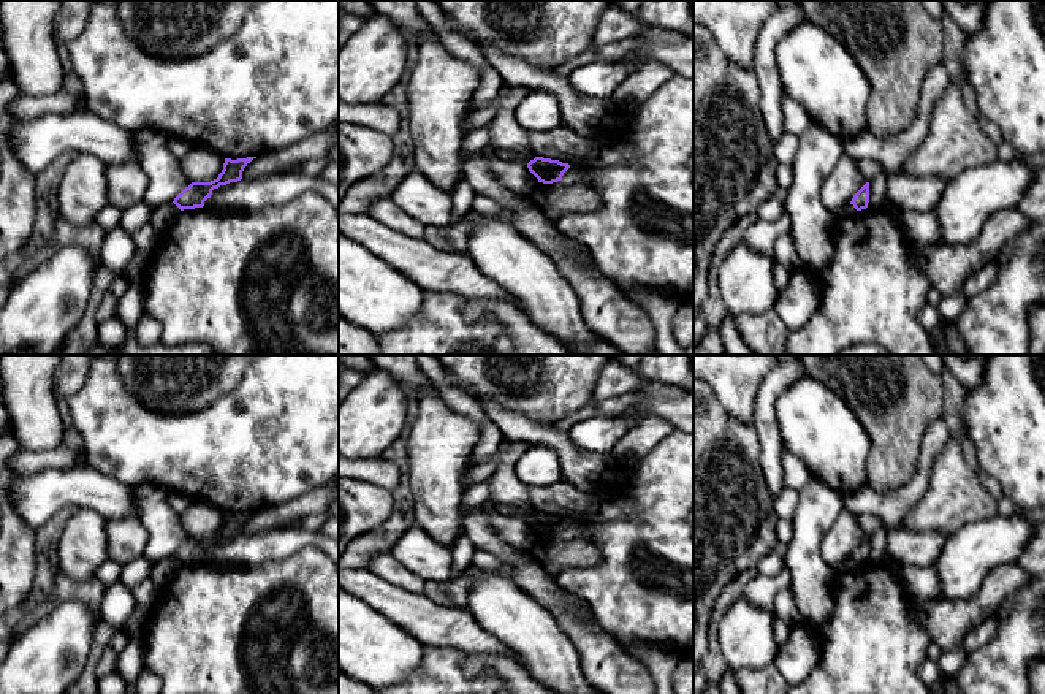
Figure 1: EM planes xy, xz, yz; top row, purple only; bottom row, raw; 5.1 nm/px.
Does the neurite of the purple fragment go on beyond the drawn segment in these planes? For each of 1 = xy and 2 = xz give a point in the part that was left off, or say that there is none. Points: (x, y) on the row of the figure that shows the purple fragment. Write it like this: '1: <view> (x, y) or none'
1: none
2: none

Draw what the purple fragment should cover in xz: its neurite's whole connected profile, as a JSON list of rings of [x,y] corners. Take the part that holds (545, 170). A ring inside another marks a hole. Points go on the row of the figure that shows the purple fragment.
[[[535,157],[527,163],[527,168],[538,179],[538,182],[553,184],[562,181],[562,176],[570,165],[559,160]]]

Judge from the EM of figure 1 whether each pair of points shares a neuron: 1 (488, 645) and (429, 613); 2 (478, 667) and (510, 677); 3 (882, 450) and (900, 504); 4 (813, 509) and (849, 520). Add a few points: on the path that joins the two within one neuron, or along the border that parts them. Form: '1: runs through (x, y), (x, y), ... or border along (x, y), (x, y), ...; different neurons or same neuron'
1: runs through (474, 639), (453, 626), (444, 626); same neuron
2: runs through (486, 666), (499, 666), (502, 669); same neuron
3: border along (917, 458), (914, 474), (901, 485), (868, 485); different neurons
4: border along (844, 507), (825, 534), (820, 550); different neurons

